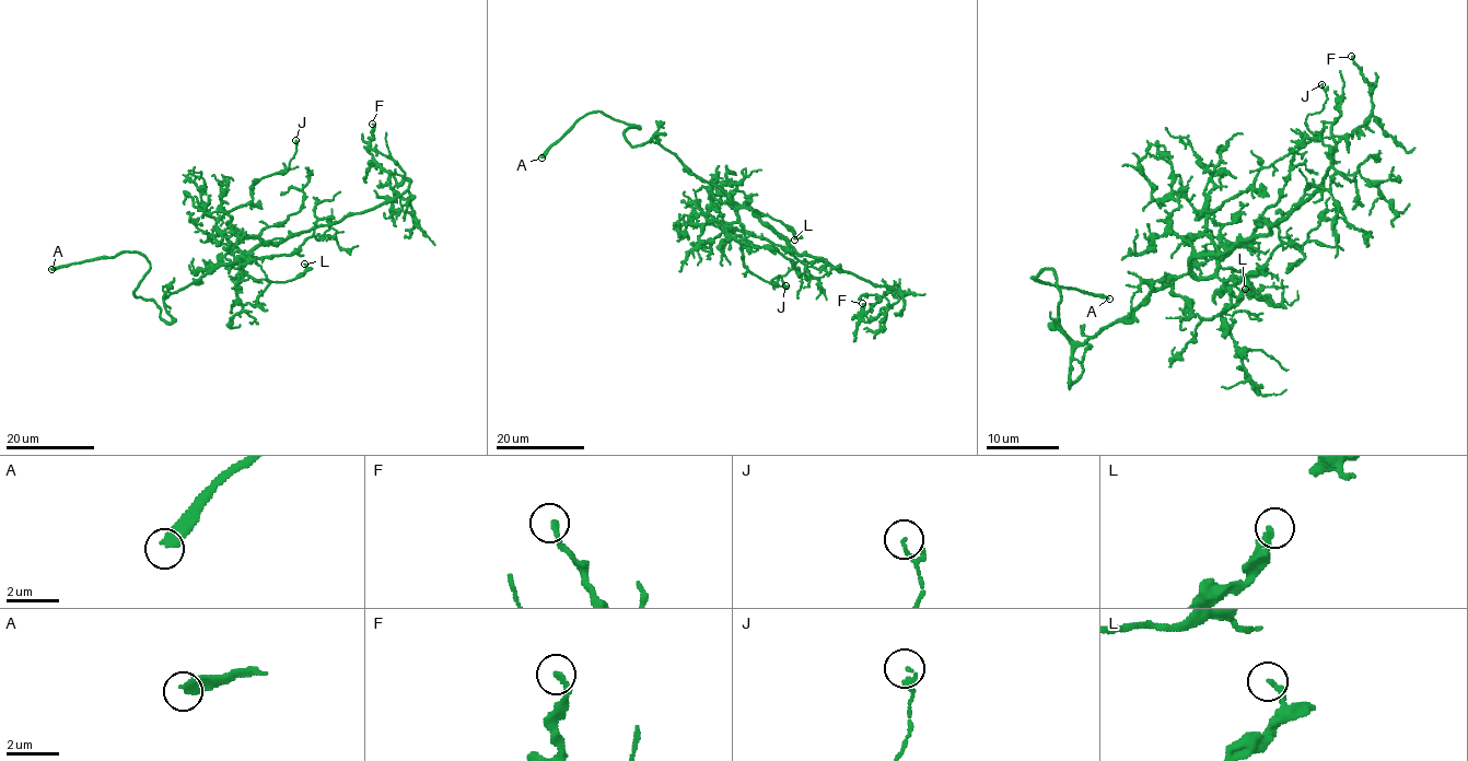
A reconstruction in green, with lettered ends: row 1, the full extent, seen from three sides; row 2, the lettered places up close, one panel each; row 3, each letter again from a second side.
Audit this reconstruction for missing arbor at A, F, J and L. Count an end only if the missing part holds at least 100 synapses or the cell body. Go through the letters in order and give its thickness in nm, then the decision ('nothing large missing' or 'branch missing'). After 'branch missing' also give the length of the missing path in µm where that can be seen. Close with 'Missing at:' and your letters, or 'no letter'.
A: 280 nm | branch missing | 6 µm
F: 200 nm | nothing large missing
J: 80 nm | nothing large missing
L: 200 nm | nothing large missing
Missing at: A

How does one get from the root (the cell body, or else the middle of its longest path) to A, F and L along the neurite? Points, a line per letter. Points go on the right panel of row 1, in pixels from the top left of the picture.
A: (1154, 291), (1074, 350), (1069, 386), (1091, 348), (1059, 324), (1053, 271), (1032, 278), (1109, 299)
F: (1154, 291), (1183, 277), (1193, 258), (1265, 236), (1321, 185), (1330, 150), (1371, 113), (1371, 88), (1351, 56)
L: (1154, 291), (1169, 285), (1191, 305), (1193, 315), (1211, 318), (1226, 311), (1245, 289)

